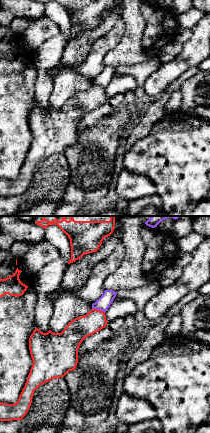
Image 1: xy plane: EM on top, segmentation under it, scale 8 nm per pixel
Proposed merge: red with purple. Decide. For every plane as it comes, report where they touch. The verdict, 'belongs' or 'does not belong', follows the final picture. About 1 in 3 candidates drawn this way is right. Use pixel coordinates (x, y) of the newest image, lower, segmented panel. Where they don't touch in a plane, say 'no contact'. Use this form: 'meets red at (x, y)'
meets red at (98, 310)

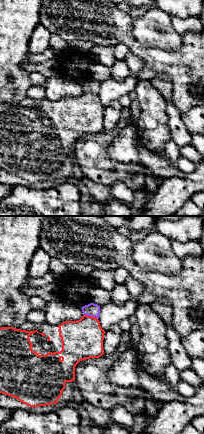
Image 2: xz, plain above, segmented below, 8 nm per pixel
meets red at (90, 316)

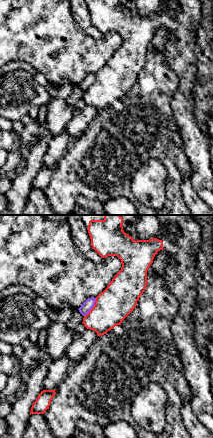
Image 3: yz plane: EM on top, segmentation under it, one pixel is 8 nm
meets red at (93, 307)

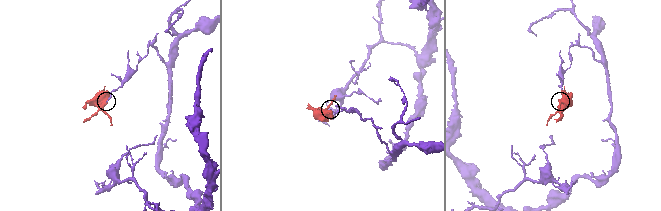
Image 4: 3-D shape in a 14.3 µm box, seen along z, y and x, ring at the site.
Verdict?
does not belong

